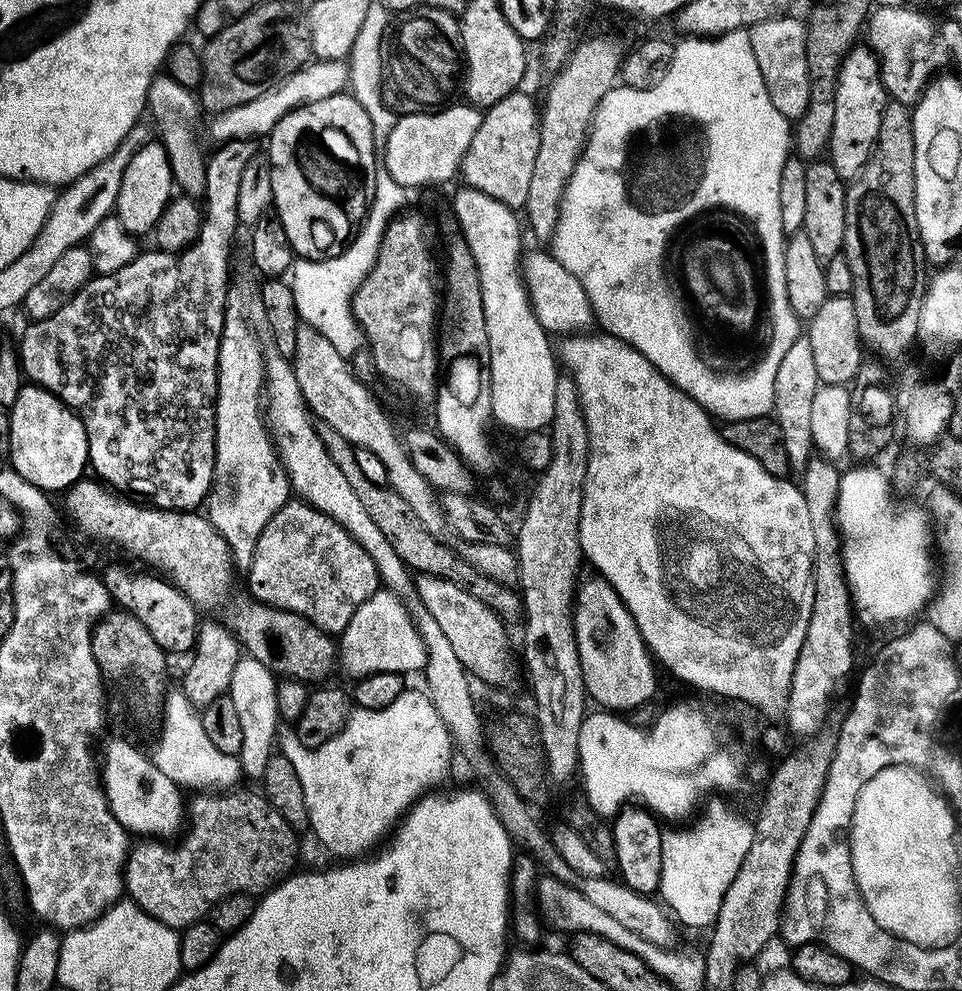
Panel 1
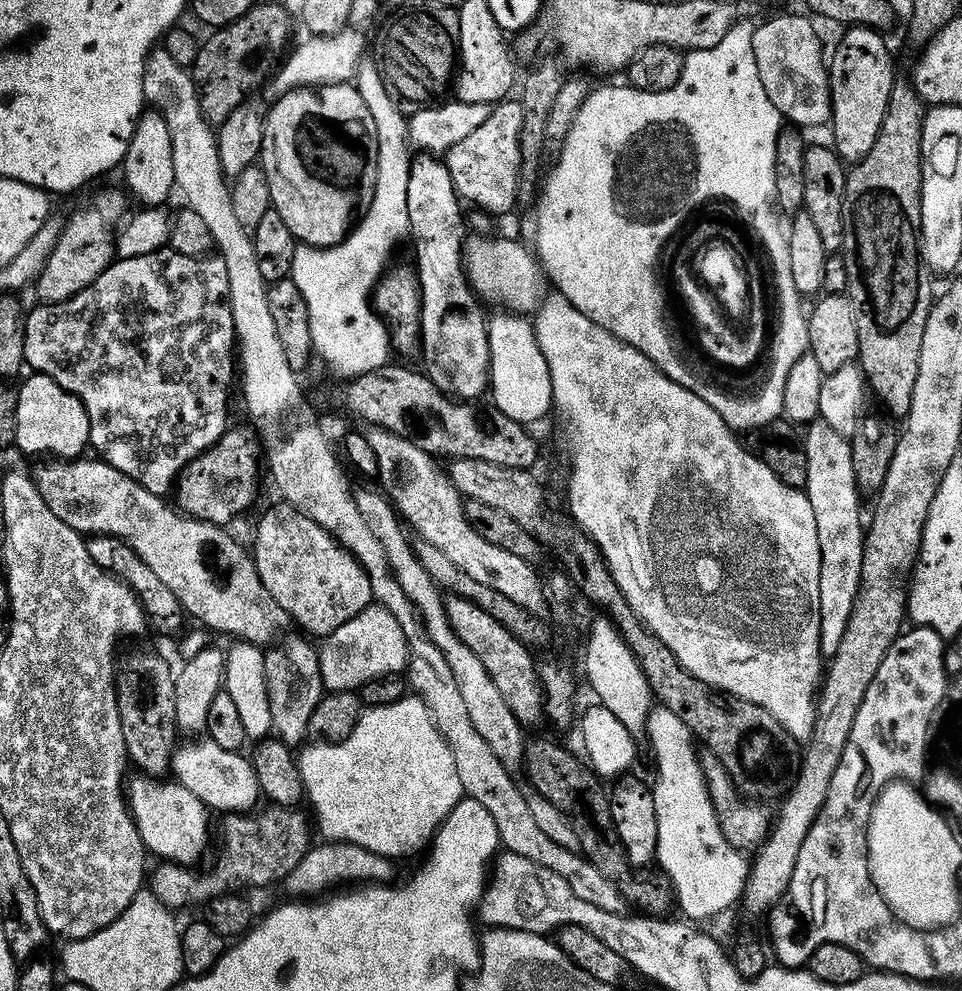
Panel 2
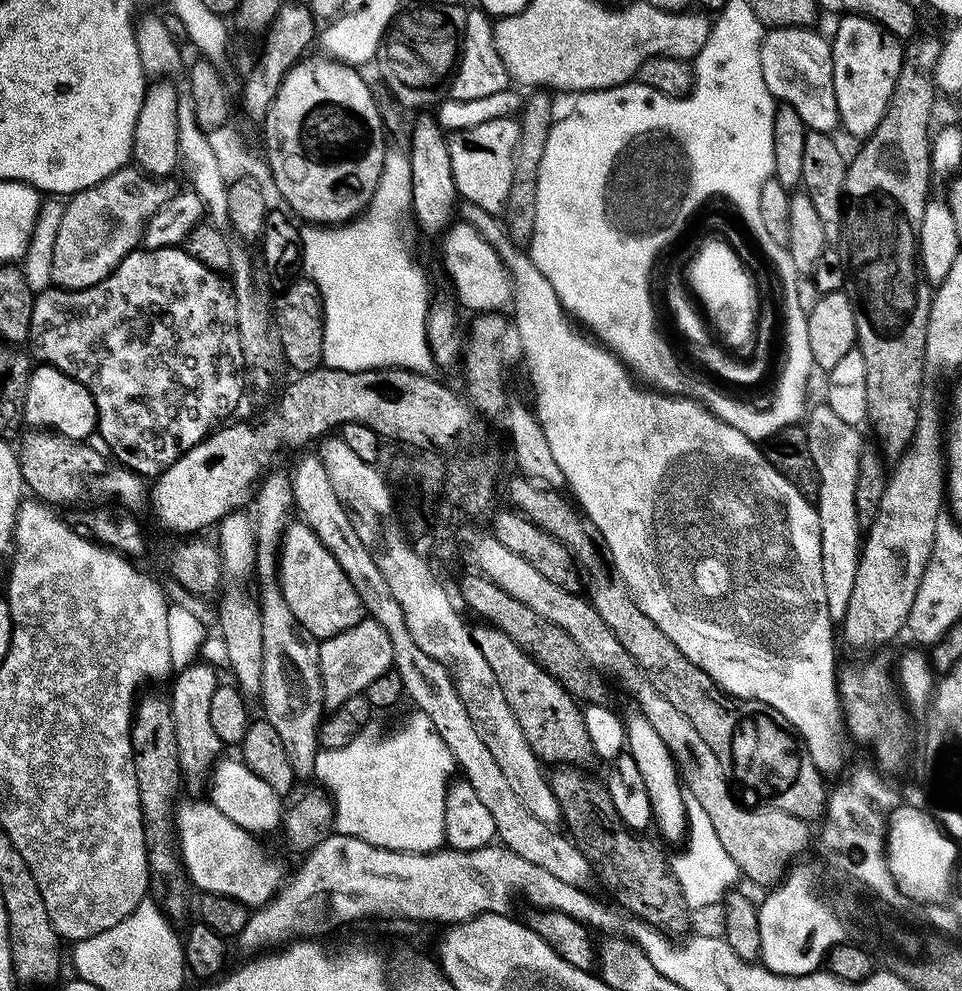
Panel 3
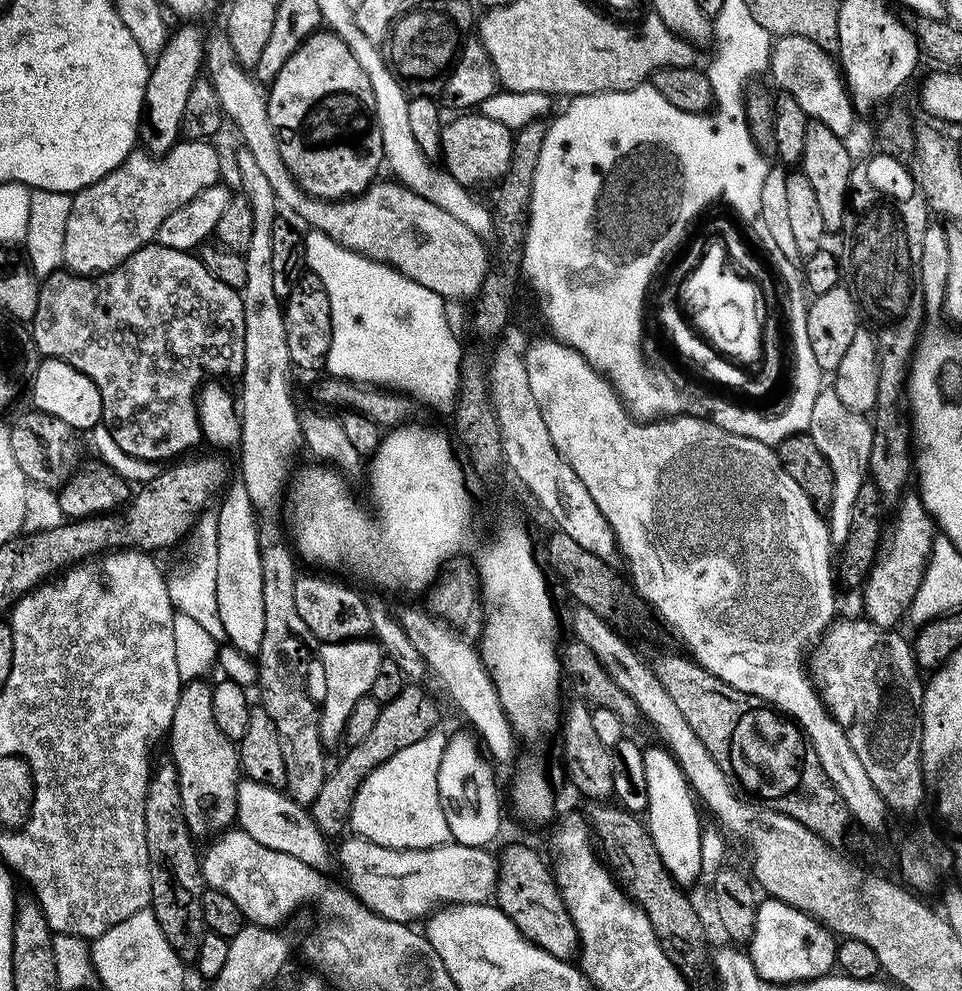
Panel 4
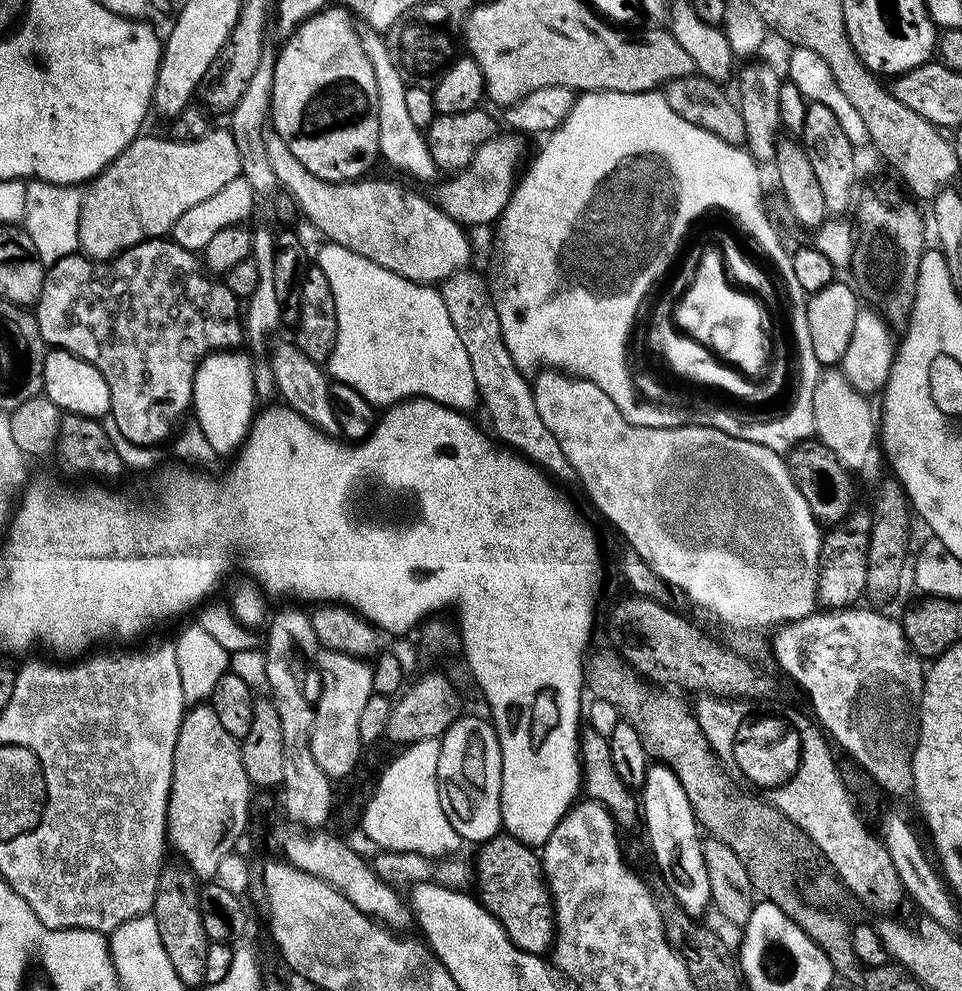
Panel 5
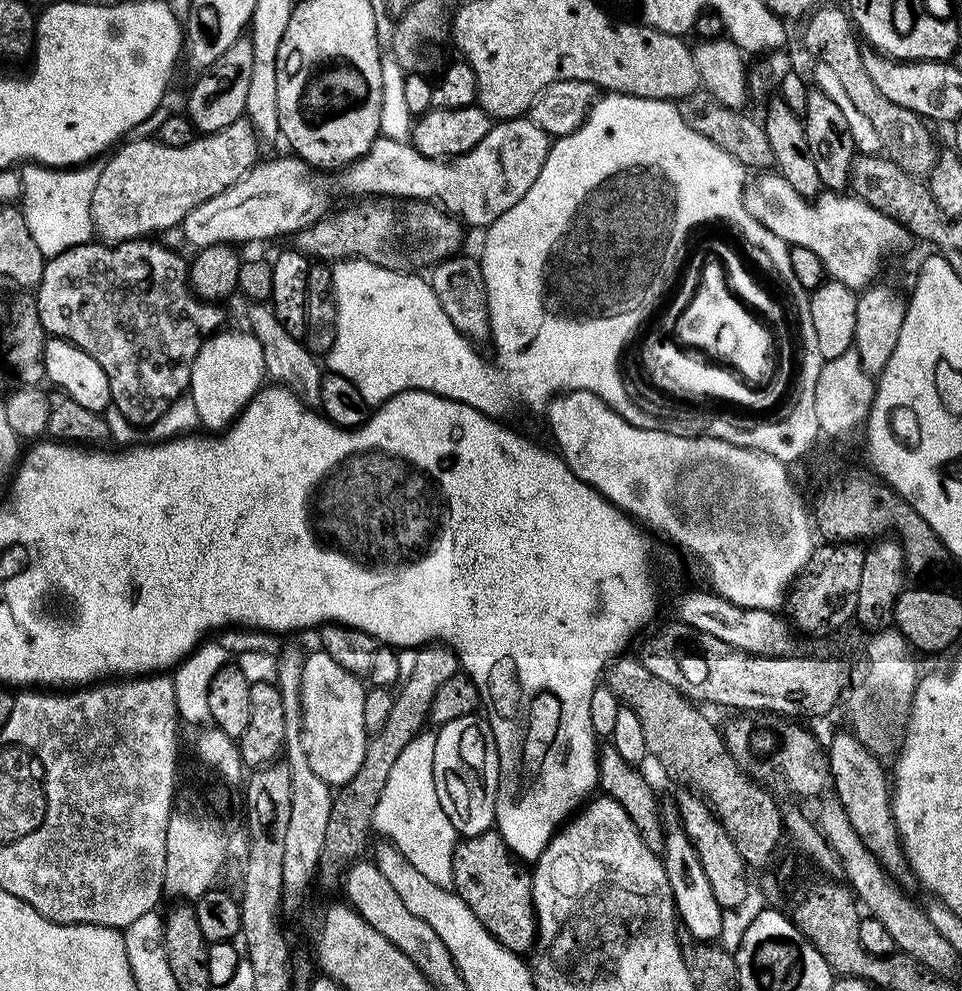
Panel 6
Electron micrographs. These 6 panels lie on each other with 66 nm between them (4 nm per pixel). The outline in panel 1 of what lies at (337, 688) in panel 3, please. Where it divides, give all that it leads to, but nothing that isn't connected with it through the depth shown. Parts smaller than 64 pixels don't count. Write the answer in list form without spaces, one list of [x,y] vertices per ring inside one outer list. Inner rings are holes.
[[[381,590],[370,598],[366,598],[366,602],[362,602],[358,610],[354,610],[354,618],[350,618],[346,630],[339,633],[338,636],[338,668],[339,671],[342,670],[346,675],[352,676],[351,678],[369,676],[375,672],[419,673],[427,657],[424,639],[421,638],[415,624],[412,623],[408,613],[408,604],[391,590]]]

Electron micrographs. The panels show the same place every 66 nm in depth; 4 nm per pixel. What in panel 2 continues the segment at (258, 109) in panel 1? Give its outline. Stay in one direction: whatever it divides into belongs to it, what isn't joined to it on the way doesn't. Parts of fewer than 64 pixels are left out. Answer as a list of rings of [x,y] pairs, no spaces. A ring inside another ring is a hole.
[[[345,26],[330,36],[308,36],[296,49],[291,49],[283,59],[277,72],[269,79],[263,92],[269,101],[299,87],[315,87],[322,84],[349,83],[356,75],[360,61],[364,58],[364,36],[361,29]]]

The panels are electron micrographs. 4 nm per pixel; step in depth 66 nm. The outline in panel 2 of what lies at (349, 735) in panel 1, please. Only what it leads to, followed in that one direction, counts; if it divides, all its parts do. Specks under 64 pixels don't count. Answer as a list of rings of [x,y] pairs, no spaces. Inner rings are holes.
[[[405,694],[400,699],[394,701],[394,703],[386,706],[378,706],[377,708],[365,707],[360,713],[354,730],[345,740],[339,740],[336,744],[317,744],[312,742],[307,746],[301,747],[298,752],[300,777],[304,783],[304,795],[307,803],[312,803],[313,813],[311,812],[311,815],[314,817],[315,827],[318,829],[318,832],[318,827],[320,827],[320,832],[324,835],[321,837],[328,842],[357,844],[374,854],[389,858],[408,856],[411,852],[418,851],[420,847],[423,849],[431,841],[436,834],[437,828],[443,824],[446,817],[450,814],[450,810],[464,796],[464,787],[462,782],[458,782],[458,770],[454,766],[454,754],[450,754],[450,746],[446,746],[442,734],[436,729],[436,724],[432,720],[431,714],[428,713],[419,696],[415,694]]]

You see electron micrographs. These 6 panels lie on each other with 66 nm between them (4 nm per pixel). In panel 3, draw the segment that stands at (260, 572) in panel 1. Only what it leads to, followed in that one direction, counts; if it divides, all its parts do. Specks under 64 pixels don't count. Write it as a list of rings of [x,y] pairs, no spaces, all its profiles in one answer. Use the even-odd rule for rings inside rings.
[[[292,522],[284,529],[277,566],[282,597],[286,598],[286,603],[298,622],[318,641],[334,638],[334,634],[342,634],[342,630],[350,630],[350,626],[358,626],[358,622],[365,619],[362,599],[359,598],[358,591],[351,586],[347,572],[348,569],[339,566],[337,558],[334,558],[330,550],[319,541],[318,535],[310,526],[301,522]]]

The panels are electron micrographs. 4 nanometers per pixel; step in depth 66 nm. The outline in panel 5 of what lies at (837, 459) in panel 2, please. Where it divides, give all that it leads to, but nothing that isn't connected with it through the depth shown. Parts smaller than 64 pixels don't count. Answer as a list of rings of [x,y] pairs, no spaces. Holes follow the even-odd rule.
[[[836,366],[821,371],[814,386],[814,426],[815,439],[821,440],[849,470],[860,468],[872,452],[872,443],[878,440],[878,420],[874,408],[868,405],[869,397],[854,388]]]

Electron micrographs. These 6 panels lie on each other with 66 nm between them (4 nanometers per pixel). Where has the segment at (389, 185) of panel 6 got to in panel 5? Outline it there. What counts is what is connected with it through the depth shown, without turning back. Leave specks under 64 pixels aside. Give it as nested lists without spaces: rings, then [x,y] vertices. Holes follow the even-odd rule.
[[[497,134],[486,141],[474,154],[465,168],[449,175],[448,181],[437,190],[435,199],[451,220],[462,226],[468,224],[488,224],[499,221],[505,215],[505,208],[512,199],[514,185],[517,183],[516,171],[520,168],[520,140],[516,134]]]

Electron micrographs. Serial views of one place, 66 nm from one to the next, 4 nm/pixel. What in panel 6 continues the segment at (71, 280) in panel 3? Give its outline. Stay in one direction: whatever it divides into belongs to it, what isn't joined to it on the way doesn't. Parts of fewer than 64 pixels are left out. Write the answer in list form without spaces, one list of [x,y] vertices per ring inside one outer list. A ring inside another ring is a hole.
[[[247,119],[235,120],[221,132],[197,135],[190,146],[162,146],[155,138],[129,139],[100,169],[92,202],[95,235],[104,242],[139,240],[183,225],[194,206],[222,194],[257,167],[259,152],[261,142]]]

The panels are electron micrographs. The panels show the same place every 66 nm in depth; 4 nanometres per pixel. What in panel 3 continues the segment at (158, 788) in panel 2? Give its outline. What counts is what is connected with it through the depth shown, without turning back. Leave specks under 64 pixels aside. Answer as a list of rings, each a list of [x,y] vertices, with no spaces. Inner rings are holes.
[[[211,799],[186,800],[177,807],[174,813],[174,827],[180,862],[184,866],[189,881],[195,887],[197,884],[201,893],[213,892],[229,896],[238,902],[247,904],[252,910],[267,904],[285,883],[286,872],[284,876],[283,866],[274,857],[264,853],[263,846],[256,842],[257,837],[253,833],[242,830],[242,826],[230,822],[230,818],[226,818],[226,814],[222,814],[222,810],[218,810],[218,806],[214,806]]]

